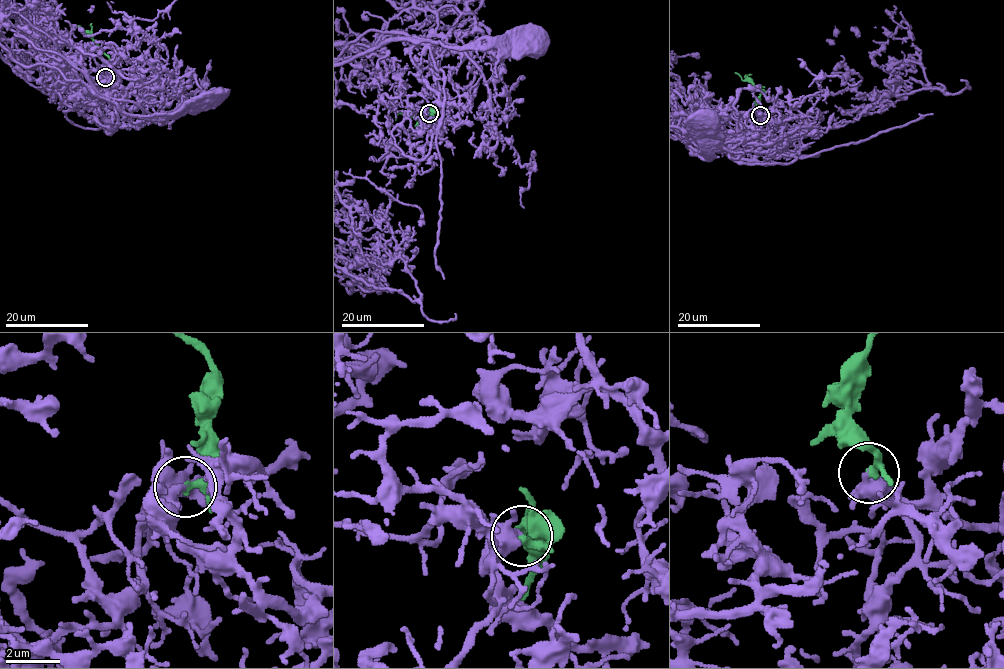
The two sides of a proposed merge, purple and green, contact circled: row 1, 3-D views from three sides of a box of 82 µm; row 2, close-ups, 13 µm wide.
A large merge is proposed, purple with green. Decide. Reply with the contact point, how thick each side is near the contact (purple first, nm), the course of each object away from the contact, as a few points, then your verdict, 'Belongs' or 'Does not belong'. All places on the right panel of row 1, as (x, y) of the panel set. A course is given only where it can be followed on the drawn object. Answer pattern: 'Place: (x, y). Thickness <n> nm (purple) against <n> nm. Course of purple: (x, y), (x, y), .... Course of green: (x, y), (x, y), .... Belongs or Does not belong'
Place: (760, 115). Thickness 320 nm (purple) against 200 nm. Course of purple: (760, 115), (758, 144), (787, 153), (777, 145), (764, 164), (730, 145), (696, 154), (710, 155), (708, 123). Belongs

